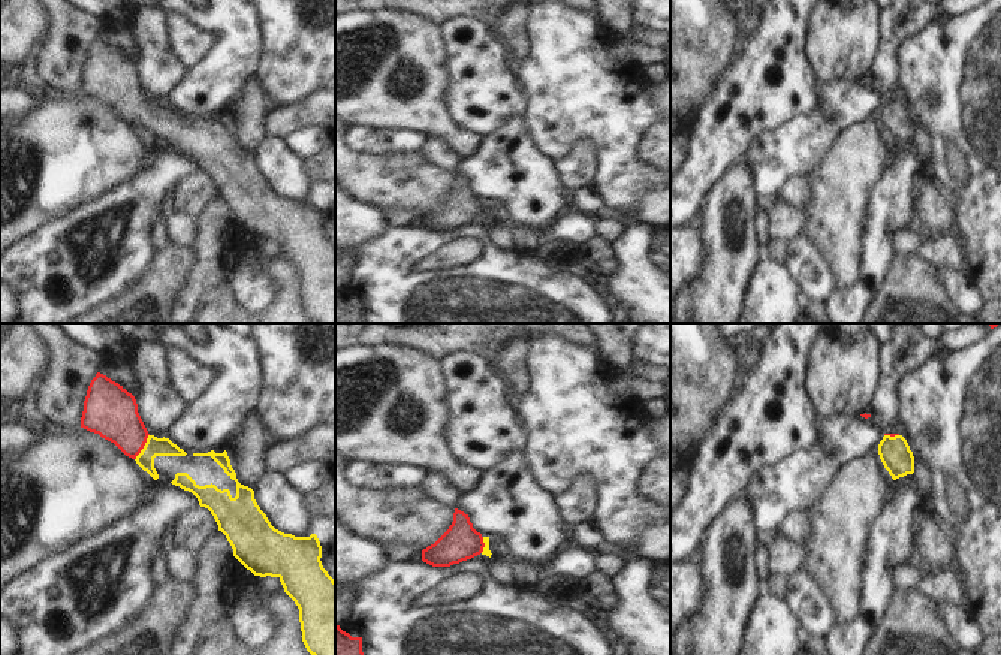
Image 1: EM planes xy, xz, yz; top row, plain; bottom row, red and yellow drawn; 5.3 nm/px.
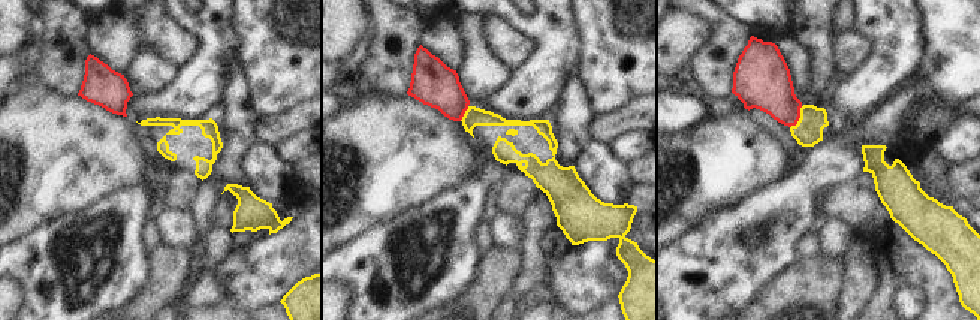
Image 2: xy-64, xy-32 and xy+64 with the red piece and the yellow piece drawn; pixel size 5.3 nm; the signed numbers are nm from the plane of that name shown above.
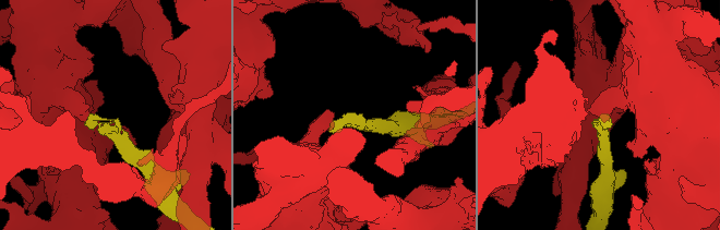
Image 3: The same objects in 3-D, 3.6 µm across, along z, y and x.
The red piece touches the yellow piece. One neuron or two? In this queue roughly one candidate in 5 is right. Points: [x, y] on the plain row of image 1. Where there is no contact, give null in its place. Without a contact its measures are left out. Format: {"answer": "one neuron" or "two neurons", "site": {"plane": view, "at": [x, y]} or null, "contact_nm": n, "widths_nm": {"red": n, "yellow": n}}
{"answer": "one neuron", "site": {"plane": "xy", "at": [142, 112]}, "contact_nm": 160, "widths_nm": {"red": 280, "yellow": 100}}

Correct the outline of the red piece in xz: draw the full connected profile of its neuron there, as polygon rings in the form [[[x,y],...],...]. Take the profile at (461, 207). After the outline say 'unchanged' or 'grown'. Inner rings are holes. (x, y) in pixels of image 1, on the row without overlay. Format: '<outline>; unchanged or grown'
[[[455,173],[452,190],[434,209],[422,215],[422,226],[432,232],[450,232],[480,218],[491,223],[489,202],[477,197],[468,179]]]; grown

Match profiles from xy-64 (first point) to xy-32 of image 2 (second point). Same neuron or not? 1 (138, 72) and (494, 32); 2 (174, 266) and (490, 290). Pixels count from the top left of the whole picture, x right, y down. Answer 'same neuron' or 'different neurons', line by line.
1: different neurons
2: same neuron

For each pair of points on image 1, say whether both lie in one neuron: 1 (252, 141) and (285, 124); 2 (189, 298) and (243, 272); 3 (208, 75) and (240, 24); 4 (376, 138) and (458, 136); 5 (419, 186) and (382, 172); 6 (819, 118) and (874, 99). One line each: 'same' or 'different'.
1: different
2: different
3: same
4: different
5: same
6: same

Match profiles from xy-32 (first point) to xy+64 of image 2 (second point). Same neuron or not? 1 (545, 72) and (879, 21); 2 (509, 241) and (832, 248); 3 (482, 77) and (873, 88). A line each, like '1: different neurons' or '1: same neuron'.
1: same neuron
2: same neuron
3: different neurons

